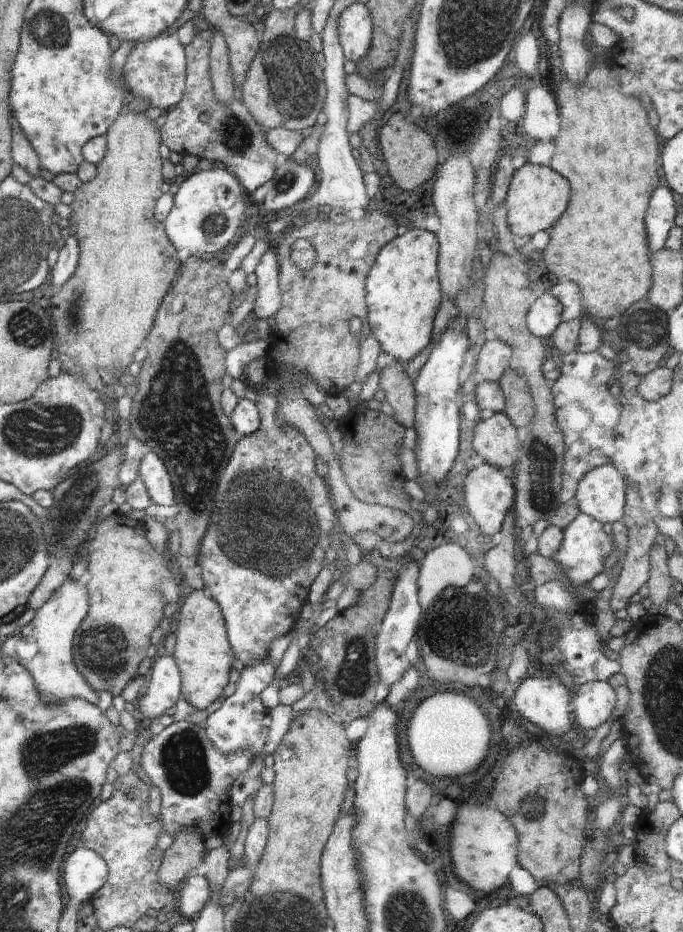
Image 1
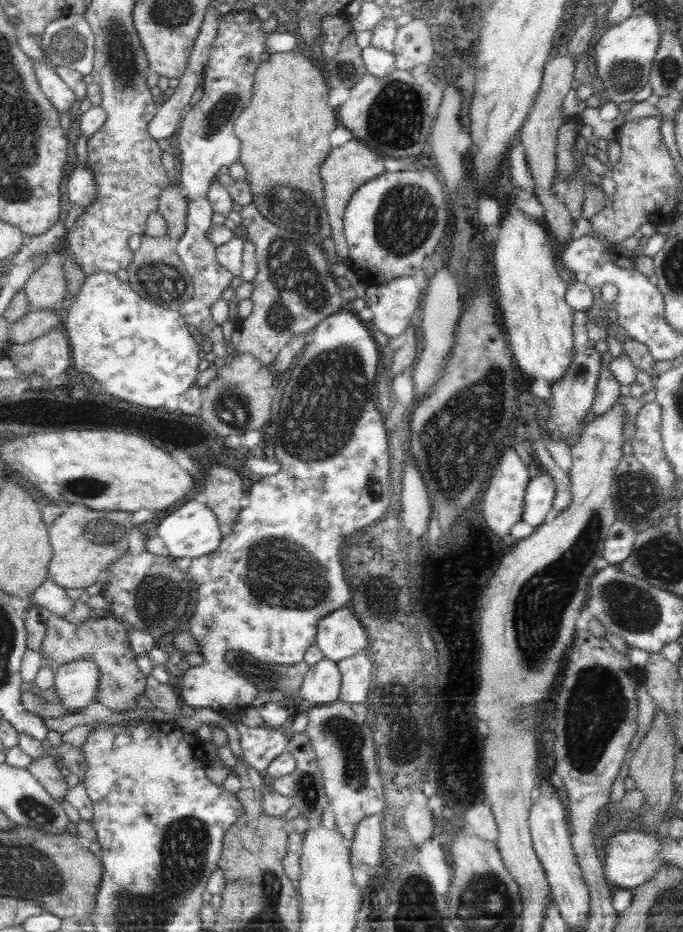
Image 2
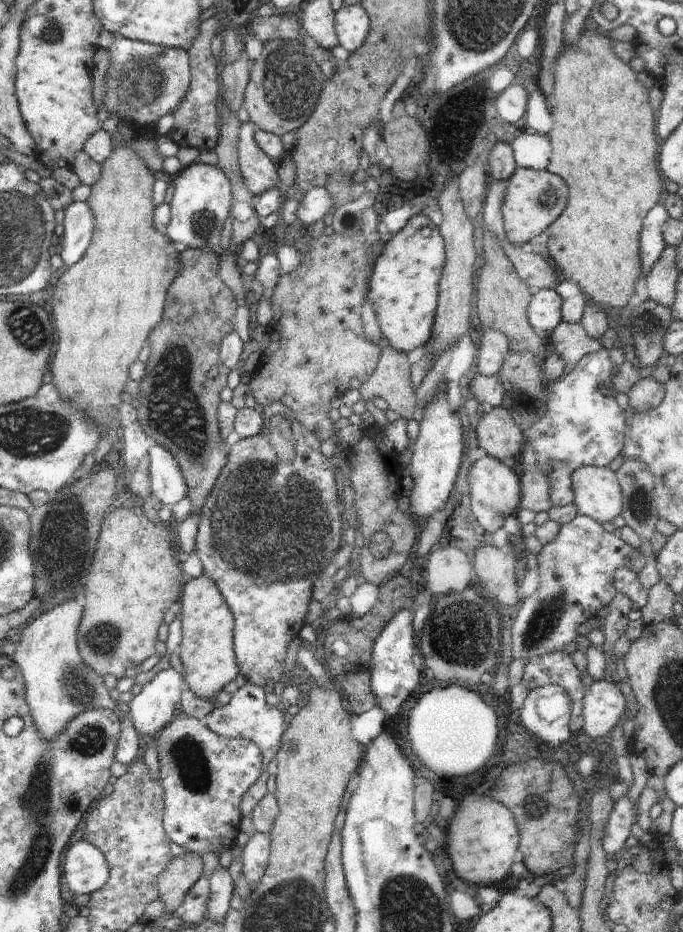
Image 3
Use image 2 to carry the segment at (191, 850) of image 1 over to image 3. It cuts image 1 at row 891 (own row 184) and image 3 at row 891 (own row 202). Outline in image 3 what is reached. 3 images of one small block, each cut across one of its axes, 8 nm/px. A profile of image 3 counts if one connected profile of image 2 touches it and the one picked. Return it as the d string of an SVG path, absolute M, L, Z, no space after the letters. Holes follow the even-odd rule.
M186 852L183 856L174 857L166 870L158 877L159 898L165 906L166 913L170 916L179 912L184 896L189 888L203 875L202 857L197 854Z

